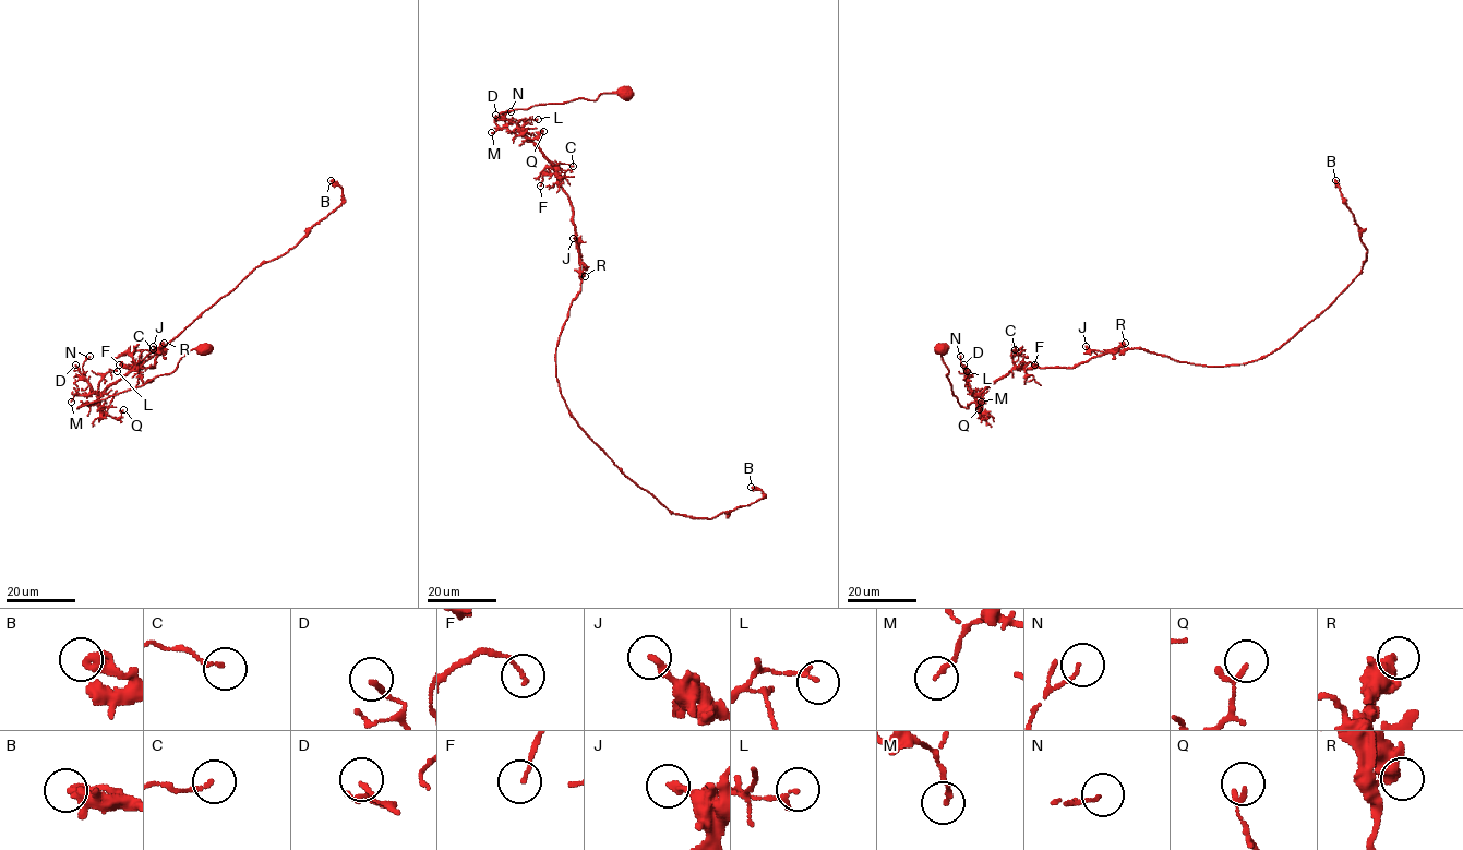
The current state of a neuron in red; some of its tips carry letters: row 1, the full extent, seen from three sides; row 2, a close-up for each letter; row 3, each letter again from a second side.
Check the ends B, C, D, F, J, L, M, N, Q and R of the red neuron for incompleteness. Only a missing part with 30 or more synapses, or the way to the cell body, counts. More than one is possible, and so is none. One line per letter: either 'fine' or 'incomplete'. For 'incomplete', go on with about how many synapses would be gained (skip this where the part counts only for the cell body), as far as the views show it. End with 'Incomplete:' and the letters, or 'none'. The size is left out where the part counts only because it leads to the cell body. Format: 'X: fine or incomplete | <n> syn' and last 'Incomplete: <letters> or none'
B: fine
C: fine
D: fine
F: fine
J: fine
L: fine
M: fine
N: fine
Q: fine
R: fine
Incomplete: none

